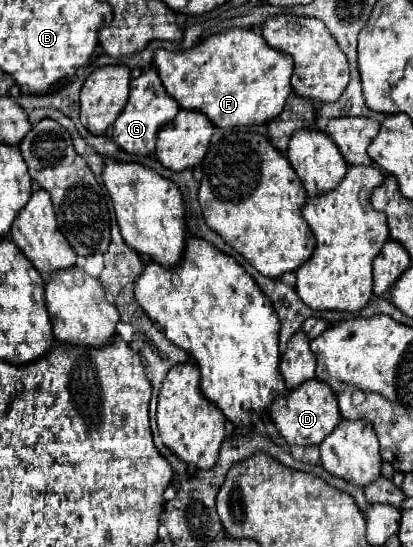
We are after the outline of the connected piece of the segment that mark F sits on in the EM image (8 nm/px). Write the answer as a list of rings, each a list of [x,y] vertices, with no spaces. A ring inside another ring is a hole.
[[[230,28],[226,32],[206,38],[204,42],[196,44],[192,50],[186,50],[186,52],[156,50],[154,68],[168,96],[174,98],[180,104],[180,108],[206,114],[208,120],[218,128],[234,128],[234,126],[268,124],[270,120],[280,116],[286,104],[286,98],[292,92],[290,76],[294,72],[294,60],[270,48],[260,32],[246,30],[246,28]]]

